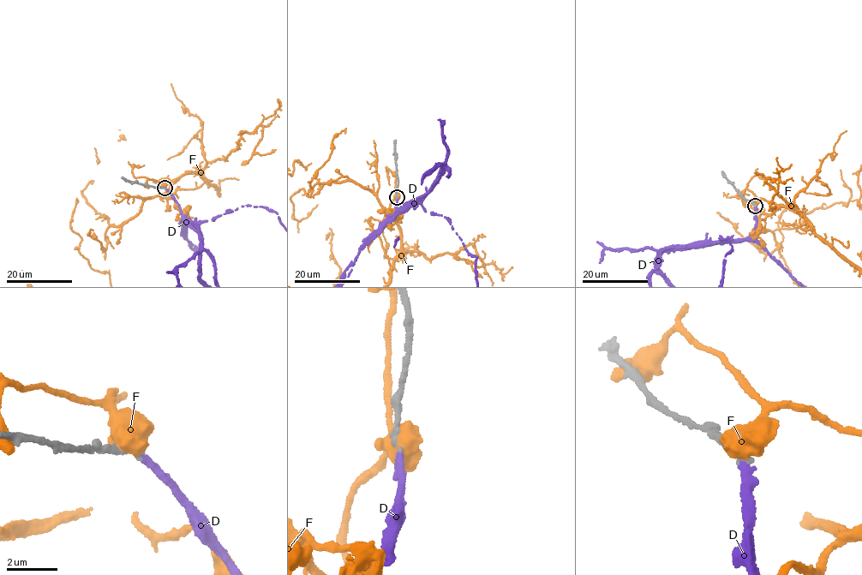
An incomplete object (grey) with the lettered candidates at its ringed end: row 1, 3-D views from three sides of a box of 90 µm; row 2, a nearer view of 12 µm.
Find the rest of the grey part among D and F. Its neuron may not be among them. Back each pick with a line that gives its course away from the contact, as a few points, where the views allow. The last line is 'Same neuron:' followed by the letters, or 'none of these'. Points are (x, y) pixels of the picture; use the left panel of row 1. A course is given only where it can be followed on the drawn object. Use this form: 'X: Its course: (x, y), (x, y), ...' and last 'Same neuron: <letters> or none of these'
Same neuron: D

